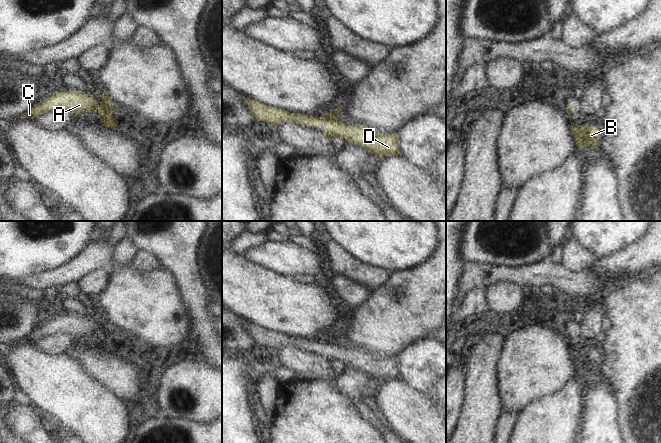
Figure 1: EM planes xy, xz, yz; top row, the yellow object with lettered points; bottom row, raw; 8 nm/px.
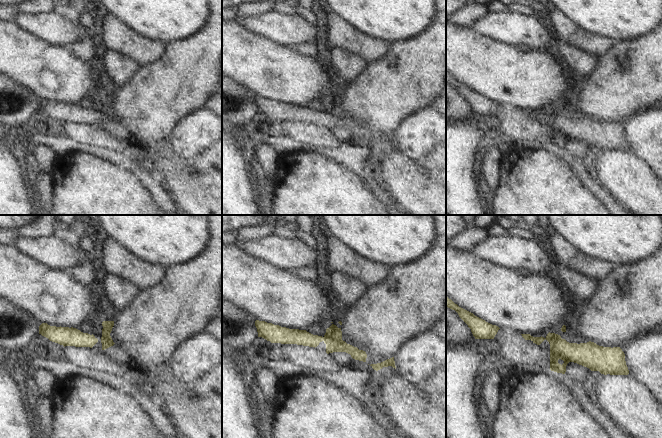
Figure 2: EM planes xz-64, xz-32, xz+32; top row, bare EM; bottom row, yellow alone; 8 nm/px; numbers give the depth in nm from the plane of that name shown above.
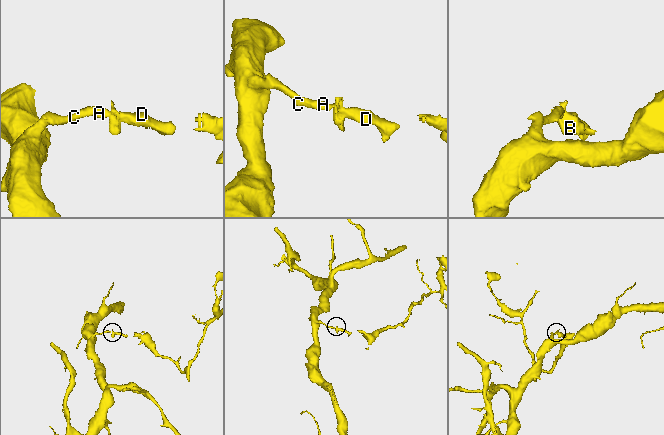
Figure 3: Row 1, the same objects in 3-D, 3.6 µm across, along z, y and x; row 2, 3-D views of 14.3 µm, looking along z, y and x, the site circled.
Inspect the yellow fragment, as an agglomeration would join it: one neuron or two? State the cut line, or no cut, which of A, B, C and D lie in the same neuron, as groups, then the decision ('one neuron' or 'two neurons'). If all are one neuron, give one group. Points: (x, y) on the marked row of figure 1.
no cut; A B C D; one neuron

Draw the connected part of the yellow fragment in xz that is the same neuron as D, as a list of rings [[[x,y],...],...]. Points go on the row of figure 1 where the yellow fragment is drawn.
[[[247,97],[246,103],[255,120],[264,121],[270,125],[278,125],[284,122],[295,121],[297,124],[306,125],[312,129],[324,124],[326,128],[326,141],[333,137],[341,137],[346,141],[365,147],[369,153],[378,157],[399,155],[397,133],[376,134],[372,129],[362,125],[345,125],[338,120],[342,115],[342,105],[340,108],[332,109],[323,115],[322,118],[313,117],[308,114],[291,113]]]

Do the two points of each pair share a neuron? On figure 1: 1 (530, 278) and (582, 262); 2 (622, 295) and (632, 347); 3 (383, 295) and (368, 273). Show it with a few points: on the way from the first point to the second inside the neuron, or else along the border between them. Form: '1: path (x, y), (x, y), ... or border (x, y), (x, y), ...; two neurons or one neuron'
1: border (560, 262), (574, 272), (585, 270); two neurons
2: path (632, 308), (632, 334); one neuron
3: border (391, 272), (389, 277), (371, 292); two neurons

